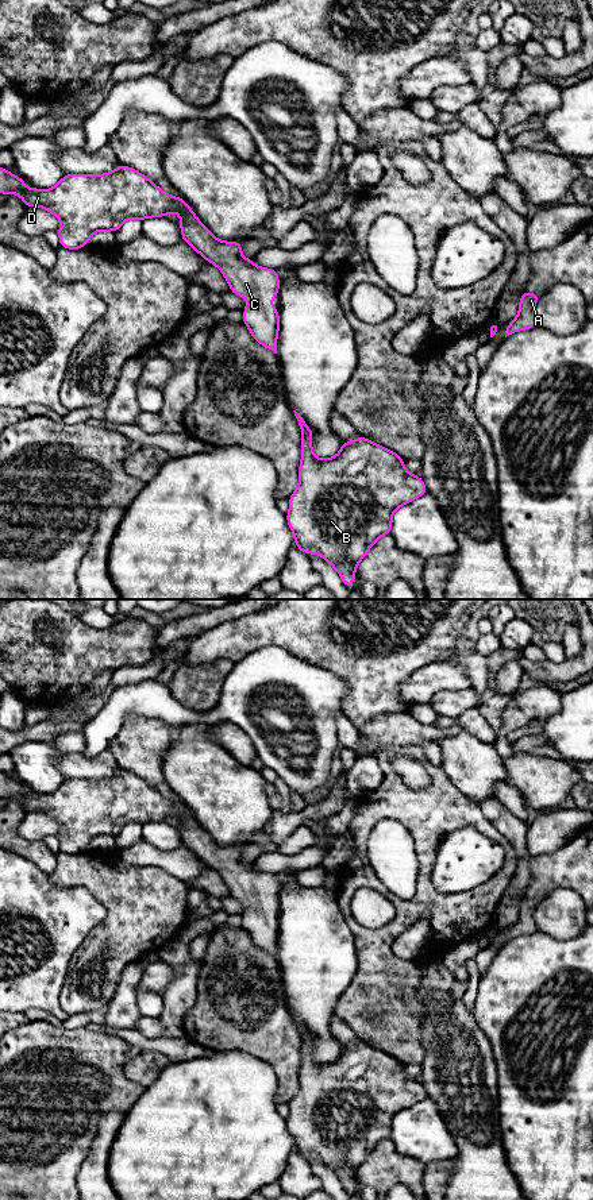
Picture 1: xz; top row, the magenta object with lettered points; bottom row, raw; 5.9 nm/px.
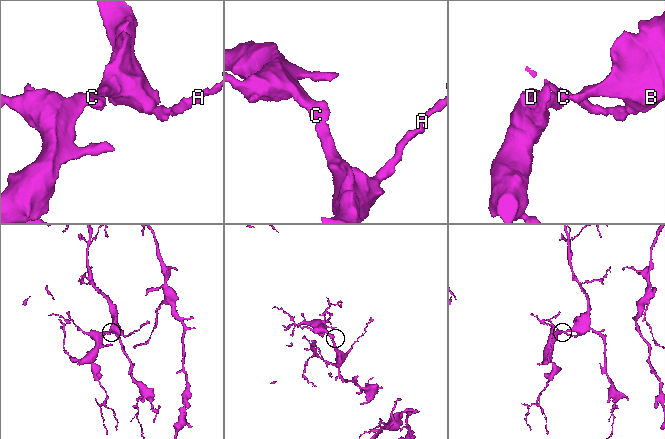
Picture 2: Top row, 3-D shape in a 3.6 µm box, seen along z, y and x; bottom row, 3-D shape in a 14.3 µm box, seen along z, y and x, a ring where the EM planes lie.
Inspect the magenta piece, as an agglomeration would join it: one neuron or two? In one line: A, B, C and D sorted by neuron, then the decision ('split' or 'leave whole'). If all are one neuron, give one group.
groups A B C D; leave whole

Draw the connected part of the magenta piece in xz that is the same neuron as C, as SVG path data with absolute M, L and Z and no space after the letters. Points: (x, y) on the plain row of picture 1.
M120 769L111 778L66 779L51 794L30 794L22 782L0 772L0 798L15 798L24 806L26 813L41 811L62 825L59 831L59 850L68 854L84 853L97 836L116 837L127 823L146 825L149 822L166 822L169 817L178 817L182 845L190 849L209 868L217 871L230 890L230 896L239 902L253 902L243 915L243 927L253 944L277 958L277 939L280 934L278 914L269 904L278 902L280 884L276 873L263 873L251 864L242 863L240 846L222 846L201 829L192 813L181 803L162 796L151 784L128 771Z

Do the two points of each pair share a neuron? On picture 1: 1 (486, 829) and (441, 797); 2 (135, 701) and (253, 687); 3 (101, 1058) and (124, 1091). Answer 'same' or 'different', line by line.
1: same
2: same
3: same

